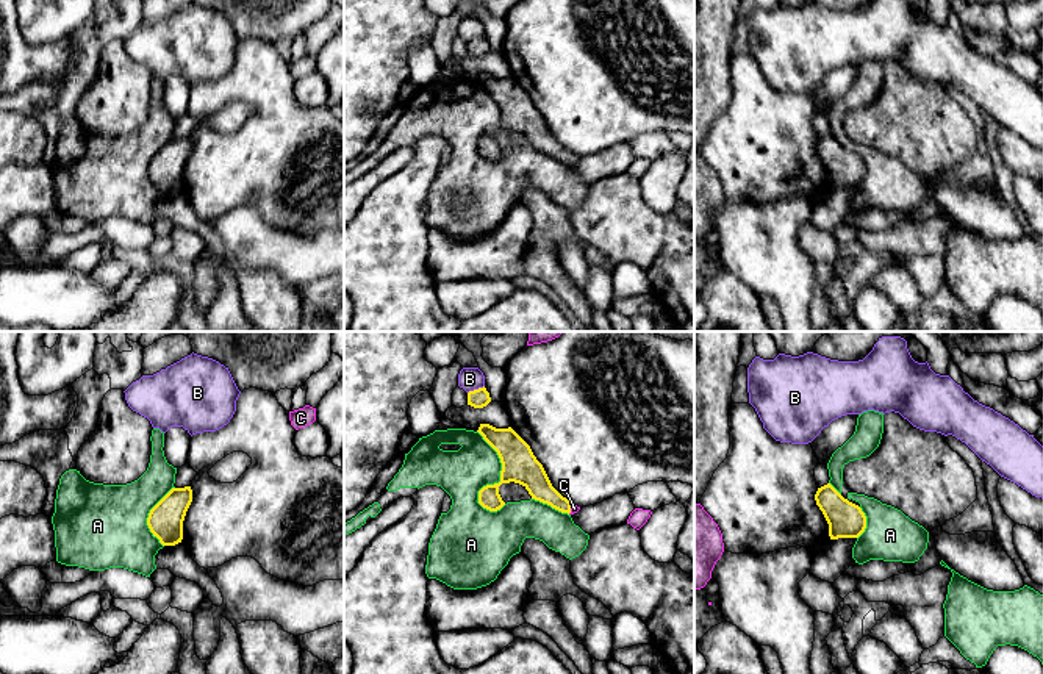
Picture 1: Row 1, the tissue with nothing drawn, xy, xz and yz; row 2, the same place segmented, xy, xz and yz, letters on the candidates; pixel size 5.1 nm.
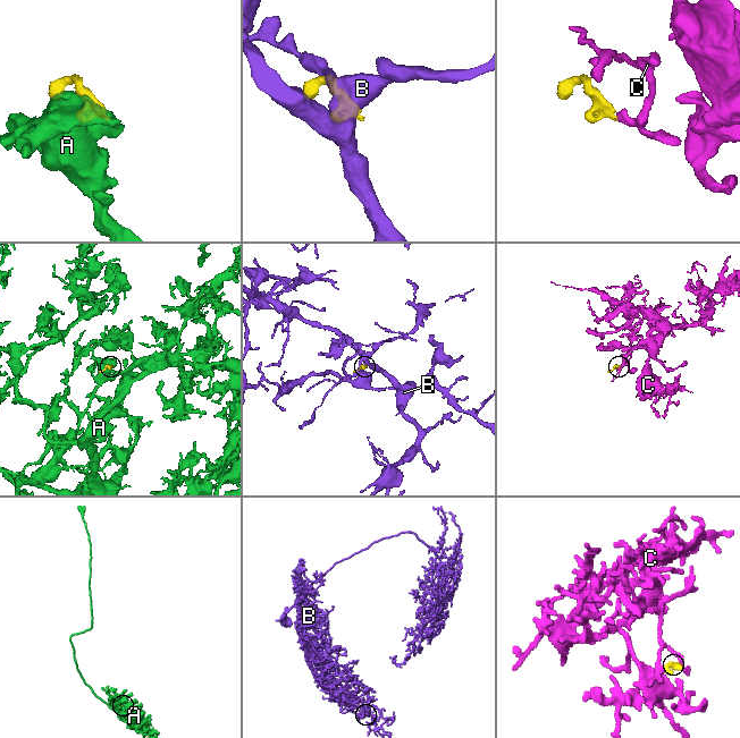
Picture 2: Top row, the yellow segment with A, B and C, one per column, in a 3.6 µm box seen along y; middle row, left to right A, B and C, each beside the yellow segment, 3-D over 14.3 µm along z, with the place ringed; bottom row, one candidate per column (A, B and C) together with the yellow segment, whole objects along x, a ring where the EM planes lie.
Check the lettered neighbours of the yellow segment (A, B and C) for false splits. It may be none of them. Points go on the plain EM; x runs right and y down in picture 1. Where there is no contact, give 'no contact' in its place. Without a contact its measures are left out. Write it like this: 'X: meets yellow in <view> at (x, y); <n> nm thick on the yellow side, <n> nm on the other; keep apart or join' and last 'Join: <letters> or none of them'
A: meets yellow in xz at (501, 130); 180 nm thick on the yellow side, 240 nm on the other; keep apart
B: meets yellow in xz at (476, 39); 100 nm thick on the yellow side, 120 nm on the other; keep apart
C: meets yellow in xz at (569, 158); 140 nm thick on the yellow side, 50 nm on the other; join
Join: C

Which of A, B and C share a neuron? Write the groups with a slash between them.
A / B / C

